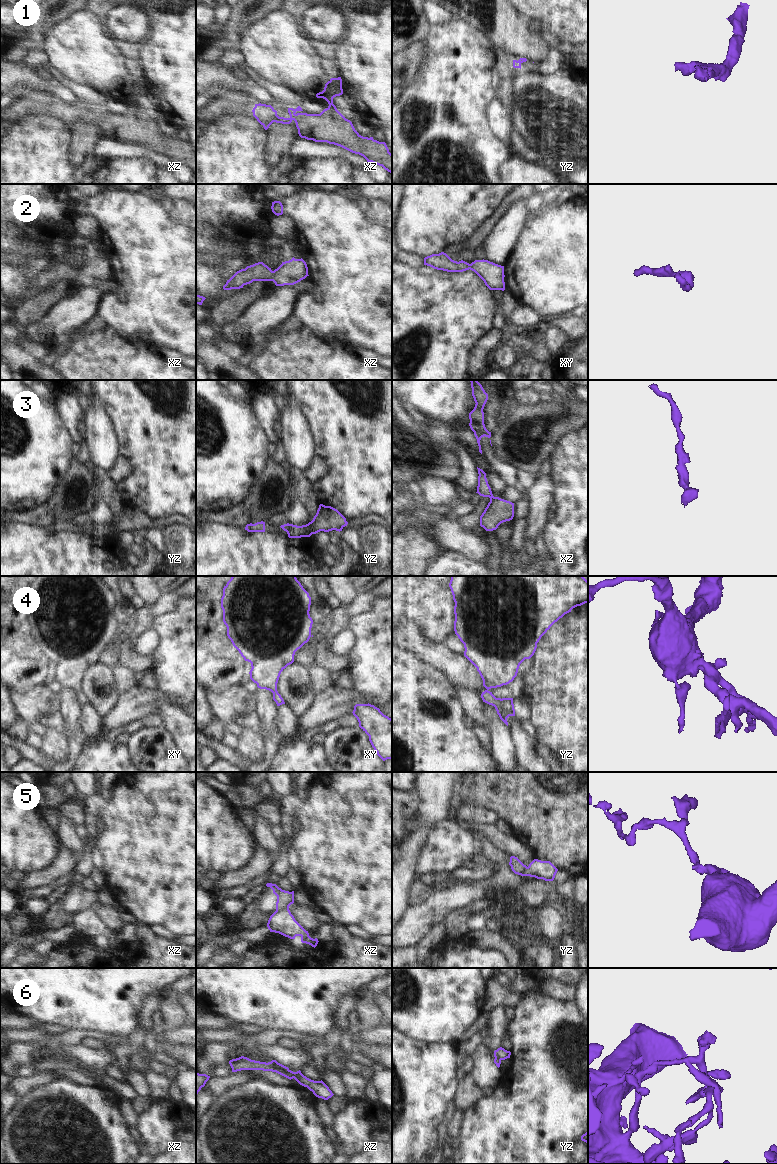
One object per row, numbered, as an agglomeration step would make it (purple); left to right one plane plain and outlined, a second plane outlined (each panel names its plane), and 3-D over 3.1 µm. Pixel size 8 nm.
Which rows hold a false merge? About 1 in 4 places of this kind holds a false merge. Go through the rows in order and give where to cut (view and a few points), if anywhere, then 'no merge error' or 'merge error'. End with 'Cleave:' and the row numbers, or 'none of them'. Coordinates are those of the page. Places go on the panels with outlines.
1: cut none; no merge error
2: cut none; no merge error
3: cut none; no merge error
4: cut none; no merge error
5: cut xz (288, 907), (276, 909); merge error
6: cut xz (295, 1072), (302, 1075); merge error
Cleave: 5, 6

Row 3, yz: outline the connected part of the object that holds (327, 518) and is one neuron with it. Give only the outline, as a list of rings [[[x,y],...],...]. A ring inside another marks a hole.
[[[320,504],[313,520],[308,524],[297,526],[287,523],[280,527],[287,532],[289,538],[301,538],[310,537],[320,531],[340,532],[347,524],[346,518],[337,509]]]

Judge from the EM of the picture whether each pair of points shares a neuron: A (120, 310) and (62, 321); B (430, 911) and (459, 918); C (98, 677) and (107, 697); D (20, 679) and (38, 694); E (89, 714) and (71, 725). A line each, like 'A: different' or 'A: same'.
A: different
B: different
C: same
D: different
E: different

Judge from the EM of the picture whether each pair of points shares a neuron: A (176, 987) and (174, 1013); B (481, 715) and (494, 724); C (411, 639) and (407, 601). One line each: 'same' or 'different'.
A: same
B: different
C: different

